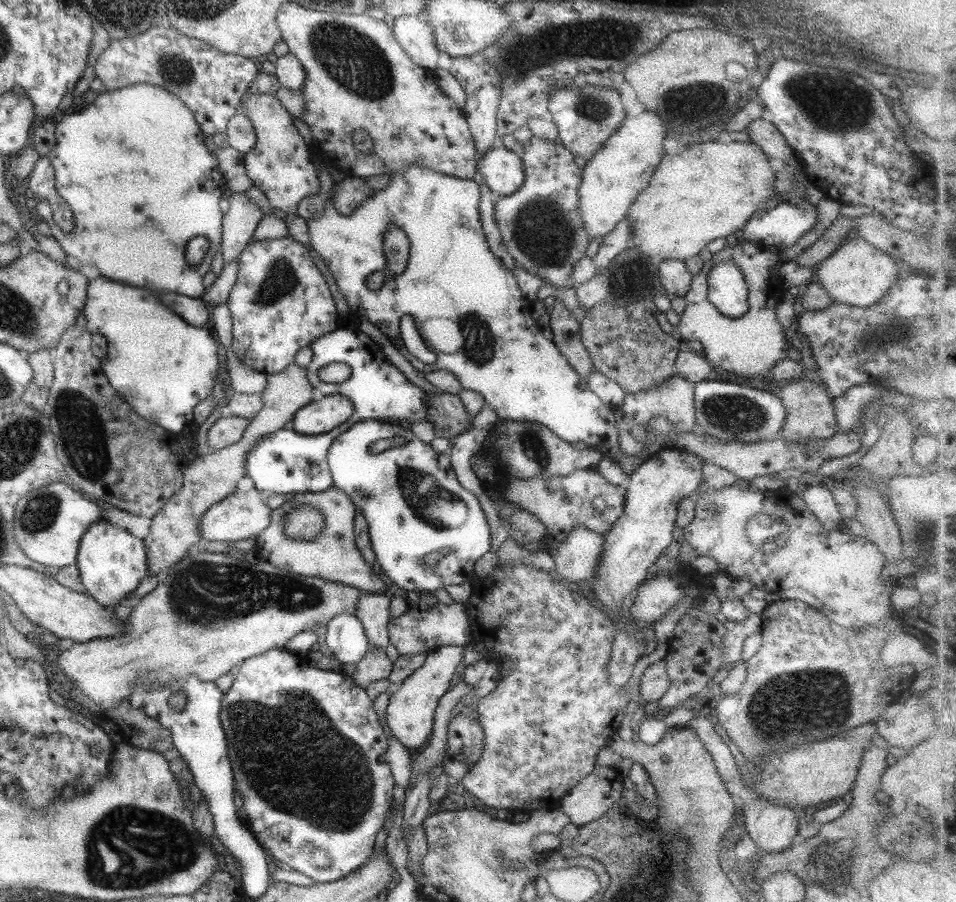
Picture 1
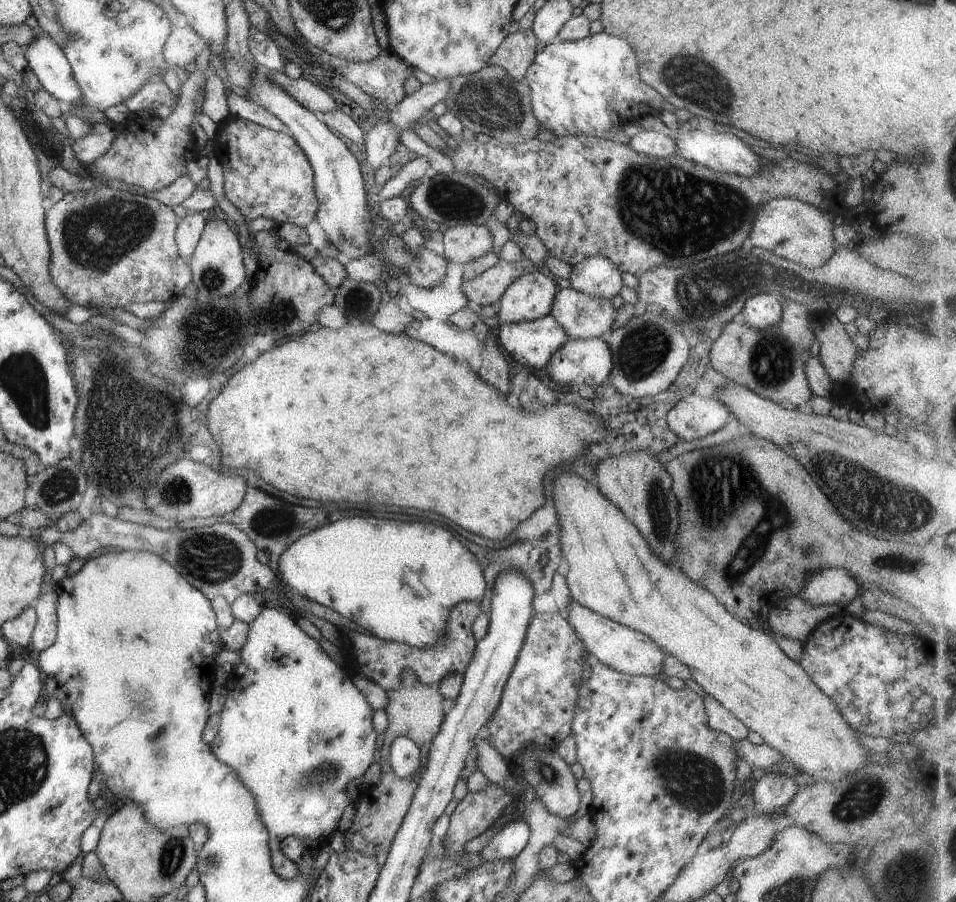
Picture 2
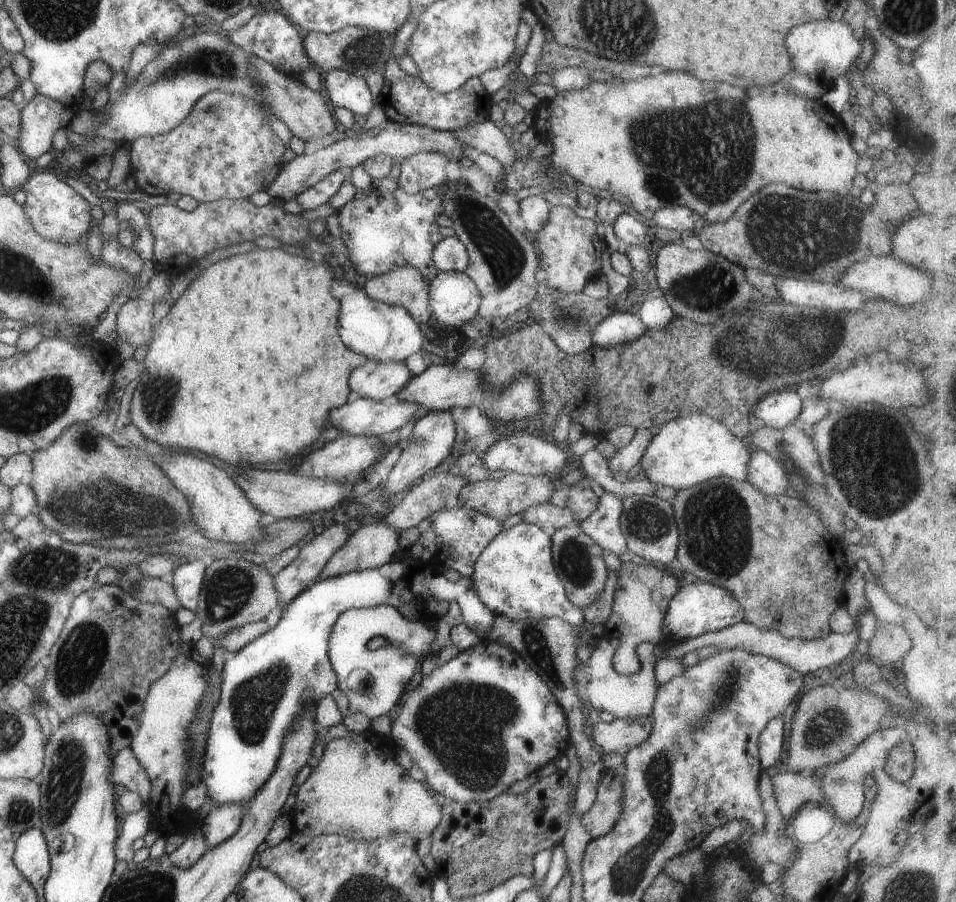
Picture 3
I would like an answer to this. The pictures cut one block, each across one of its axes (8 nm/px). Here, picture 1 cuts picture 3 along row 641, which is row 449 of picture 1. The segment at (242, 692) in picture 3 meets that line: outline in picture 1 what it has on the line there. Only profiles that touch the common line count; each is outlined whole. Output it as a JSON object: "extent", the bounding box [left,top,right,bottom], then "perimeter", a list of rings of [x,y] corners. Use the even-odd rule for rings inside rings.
{"extent":[246,327,426,495],"perimeter":[[[345,327],[338,328],[332,332],[312,341],[311,349],[313,357],[307,366],[308,380],[310,384],[317,388],[325,396],[331,394],[342,394],[352,403],[354,410],[352,416],[344,424],[337,426],[324,434],[304,435],[294,429],[288,430],[280,428],[274,434],[268,434],[262,438],[254,448],[246,454],[247,476],[254,481],[255,489],[263,495],[273,494],[298,494],[325,492],[333,488],[333,479],[329,464],[326,462],[328,450],[332,442],[340,434],[346,432],[357,422],[368,420],[378,420],[380,422],[394,422],[404,418],[409,420],[422,420],[426,418],[426,403],[424,403],[424,391],[410,383],[404,373],[397,367],[392,366],[382,346],[374,342],[370,336],[363,331],[356,332]],[[332,363],[344,363],[349,366],[351,375],[348,380],[340,384],[327,383],[320,380],[319,370]],[[306,458],[310,464],[318,466],[318,476],[308,475]]]}

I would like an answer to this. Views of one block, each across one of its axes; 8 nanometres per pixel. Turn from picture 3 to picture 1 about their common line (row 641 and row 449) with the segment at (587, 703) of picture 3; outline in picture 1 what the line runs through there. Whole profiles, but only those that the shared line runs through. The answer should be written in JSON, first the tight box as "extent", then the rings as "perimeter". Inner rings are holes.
{"extent":[308,163,651,476],"perimeter":[[[418,163],[406,165],[396,173],[384,174],[390,181],[384,189],[377,190],[374,198],[364,200],[356,208],[356,212],[348,218],[332,212],[332,204],[326,202],[324,216],[314,217],[308,221],[310,244],[316,254],[322,258],[332,273],[342,296],[356,316],[364,316],[386,335],[412,366],[419,372],[436,372],[447,370],[452,372],[463,388],[482,394],[485,402],[490,404],[500,419],[512,421],[534,420],[547,426],[558,438],[573,445],[585,448],[594,447],[608,459],[614,459],[628,476],[633,474],[637,466],[646,462],[651,455],[644,448],[638,457],[628,459],[617,444],[617,417],[610,405],[602,402],[597,394],[588,386],[566,357],[558,350],[552,339],[549,339],[538,323],[532,318],[533,303],[523,296],[514,272],[504,266],[488,246],[486,235],[480,220],[480,184],[474,180],[462,180],[446,174],[437,173]],[[396,224],[412,242],[410,246],[409,264],[400,275],[390,275],[386,264],[386,255],[382,250],[384,234],[388,226]],[[382,270],[385,279],[382,287],[371,290],[366,285],[368,276]],[[404,315],[414,317],[414,322],[422,324],[432,317],[442,317],[460,324],[465,336],[461,350],[451,355],[438,354],[436,362],[428,364],[418,360],[408,352],[400,338],[400,323]]]}

